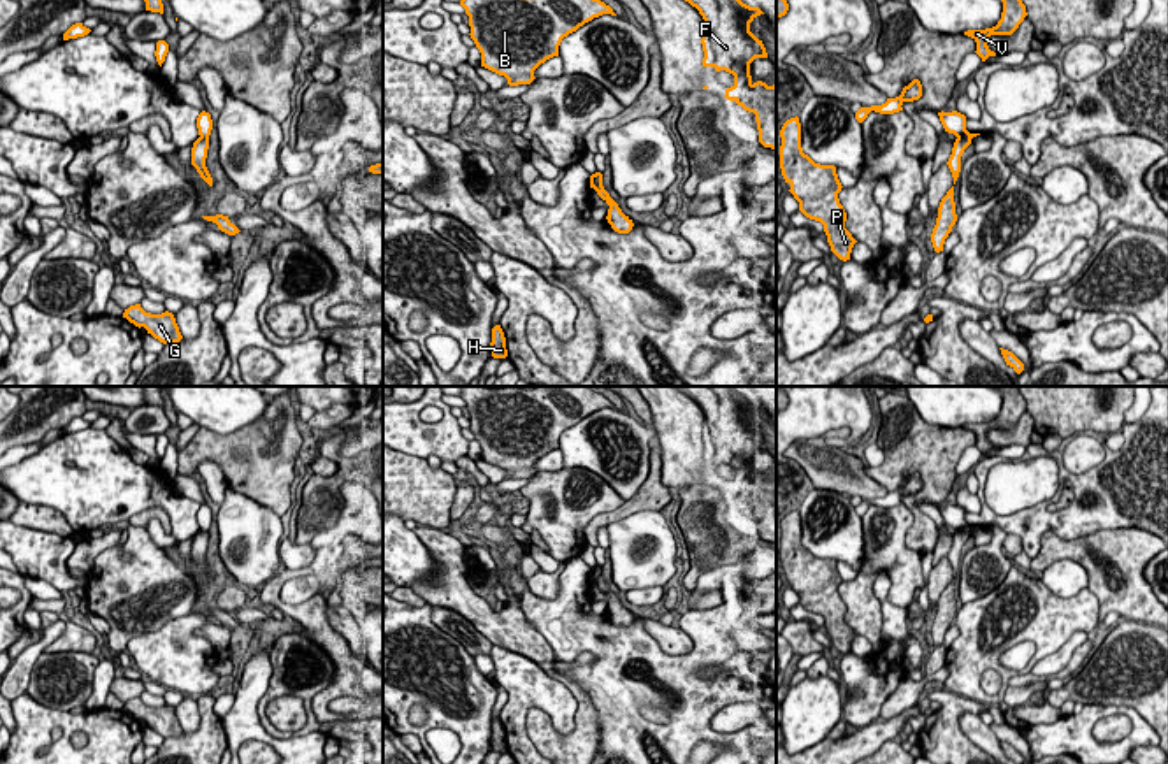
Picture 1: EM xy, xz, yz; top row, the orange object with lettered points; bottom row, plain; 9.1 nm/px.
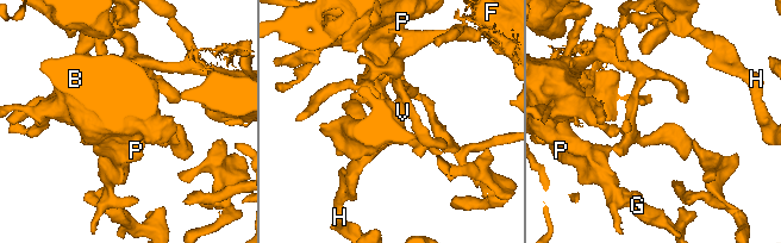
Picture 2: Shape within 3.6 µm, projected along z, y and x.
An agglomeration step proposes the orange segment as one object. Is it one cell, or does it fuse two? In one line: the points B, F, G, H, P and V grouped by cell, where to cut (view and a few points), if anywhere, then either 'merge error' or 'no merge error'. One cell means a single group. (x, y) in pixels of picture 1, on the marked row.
B G H P V / F; cut in yz along (958, 136), (972, 137); merge error

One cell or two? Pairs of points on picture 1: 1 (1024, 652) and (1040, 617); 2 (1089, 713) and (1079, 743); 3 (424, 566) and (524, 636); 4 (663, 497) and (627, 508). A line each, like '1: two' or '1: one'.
1: two
2: one
3: two
4: one

